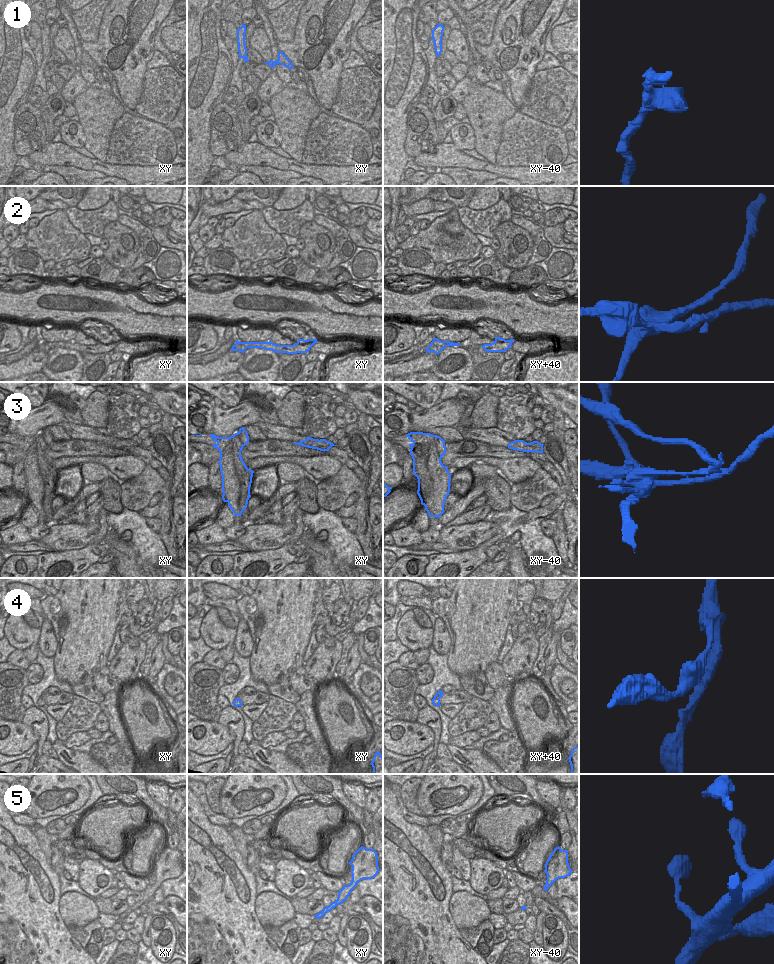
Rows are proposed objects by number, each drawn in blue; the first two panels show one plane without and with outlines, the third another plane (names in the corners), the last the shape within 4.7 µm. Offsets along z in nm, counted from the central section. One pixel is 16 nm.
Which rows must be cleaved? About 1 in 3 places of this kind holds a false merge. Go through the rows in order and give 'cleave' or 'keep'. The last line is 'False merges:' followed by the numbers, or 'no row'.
1: keep
2: cleave
3: cleave
4: keep
5: keep
False merges: 2, 3

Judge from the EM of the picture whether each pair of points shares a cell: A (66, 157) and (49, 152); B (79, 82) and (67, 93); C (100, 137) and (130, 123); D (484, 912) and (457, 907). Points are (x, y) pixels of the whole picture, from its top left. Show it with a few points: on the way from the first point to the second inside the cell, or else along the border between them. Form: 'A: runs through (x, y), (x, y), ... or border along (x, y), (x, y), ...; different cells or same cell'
A: runs through (62, 155), (53, 154); same cell
B: runs through (76, 85), (70, 90); same cell
C: border along (125, 112), (114, 125), (106, 154); different cells
D: runs through (477, 911), (467, 910), (464, 907); same cell

